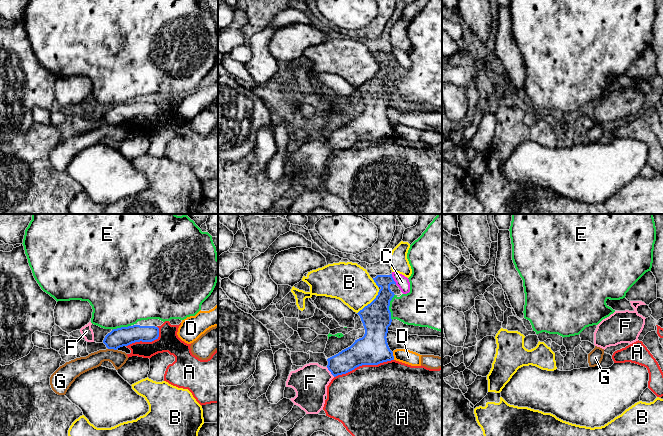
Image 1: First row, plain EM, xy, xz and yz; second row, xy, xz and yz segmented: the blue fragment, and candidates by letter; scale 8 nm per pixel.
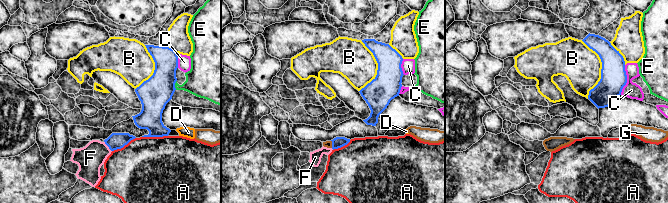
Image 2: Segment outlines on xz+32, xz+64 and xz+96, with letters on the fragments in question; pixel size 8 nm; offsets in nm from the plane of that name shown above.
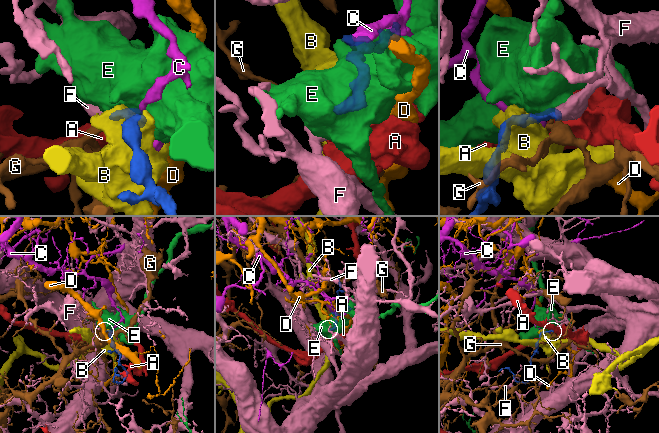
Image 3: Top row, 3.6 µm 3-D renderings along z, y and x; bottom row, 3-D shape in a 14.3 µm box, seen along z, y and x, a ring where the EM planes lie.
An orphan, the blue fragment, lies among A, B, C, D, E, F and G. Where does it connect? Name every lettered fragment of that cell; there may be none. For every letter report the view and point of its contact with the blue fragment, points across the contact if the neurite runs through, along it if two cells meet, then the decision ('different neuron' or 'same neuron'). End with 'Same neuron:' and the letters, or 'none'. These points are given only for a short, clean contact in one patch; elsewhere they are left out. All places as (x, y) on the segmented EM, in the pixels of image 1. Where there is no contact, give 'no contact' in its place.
A: contact xz (363, 364); different neuron
B: contact xz (370, 303); different neuron
C: contact xz (393, 279); border xz (391, 274), (396, 284); different neuron
D: contact xz (393, 356); border xz (392, 352), (394, 359); different neuron
E: contact xz (388, 307); different neuron
F: contact xz (330, 371); way xz (356, 355), (338, 364), (330, 371), (314, 378), (310, 382); same neuron
G: contact xy (112, 348); border xy (108, 348), (116, 350); different neuron
Same neuron: F

